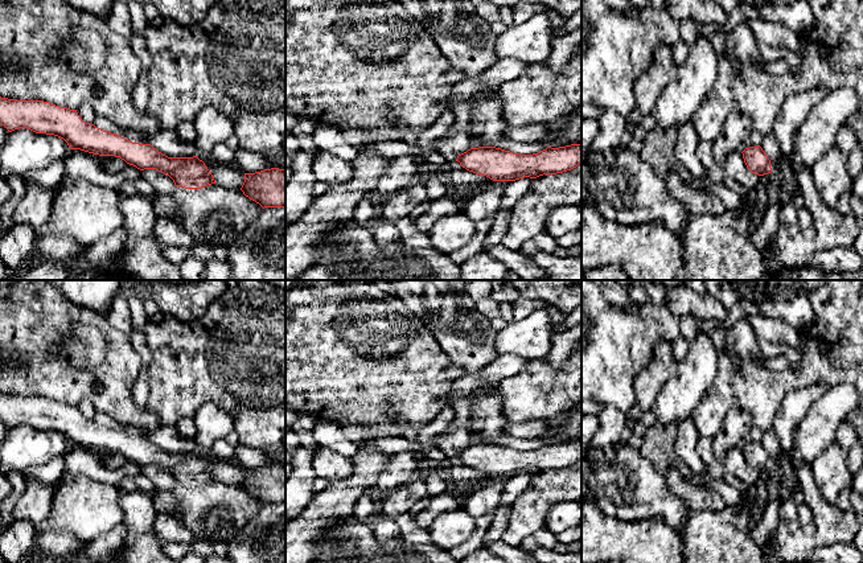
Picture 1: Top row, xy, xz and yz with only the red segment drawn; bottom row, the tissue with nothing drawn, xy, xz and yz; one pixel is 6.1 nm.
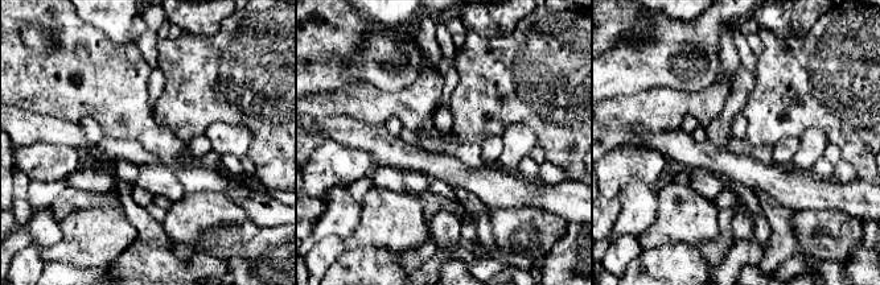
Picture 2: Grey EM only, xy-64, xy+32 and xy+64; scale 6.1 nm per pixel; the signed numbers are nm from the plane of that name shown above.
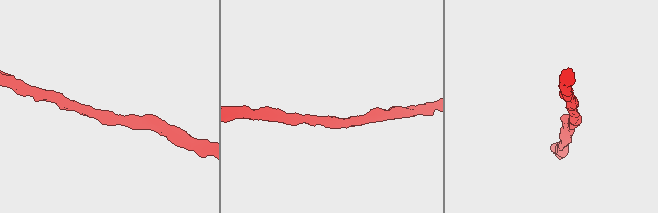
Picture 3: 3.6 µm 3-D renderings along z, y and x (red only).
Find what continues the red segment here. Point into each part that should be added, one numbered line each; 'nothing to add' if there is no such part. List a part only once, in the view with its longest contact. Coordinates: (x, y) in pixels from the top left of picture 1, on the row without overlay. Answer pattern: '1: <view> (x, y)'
nothing to add

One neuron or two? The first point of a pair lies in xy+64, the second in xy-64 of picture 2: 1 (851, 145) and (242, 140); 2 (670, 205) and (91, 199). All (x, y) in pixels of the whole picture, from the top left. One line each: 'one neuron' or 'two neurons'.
1: two neurons
2: two neurons

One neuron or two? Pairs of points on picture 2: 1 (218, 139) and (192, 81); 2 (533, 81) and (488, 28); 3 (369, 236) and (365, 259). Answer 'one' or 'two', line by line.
1: two
2: two
3: two

